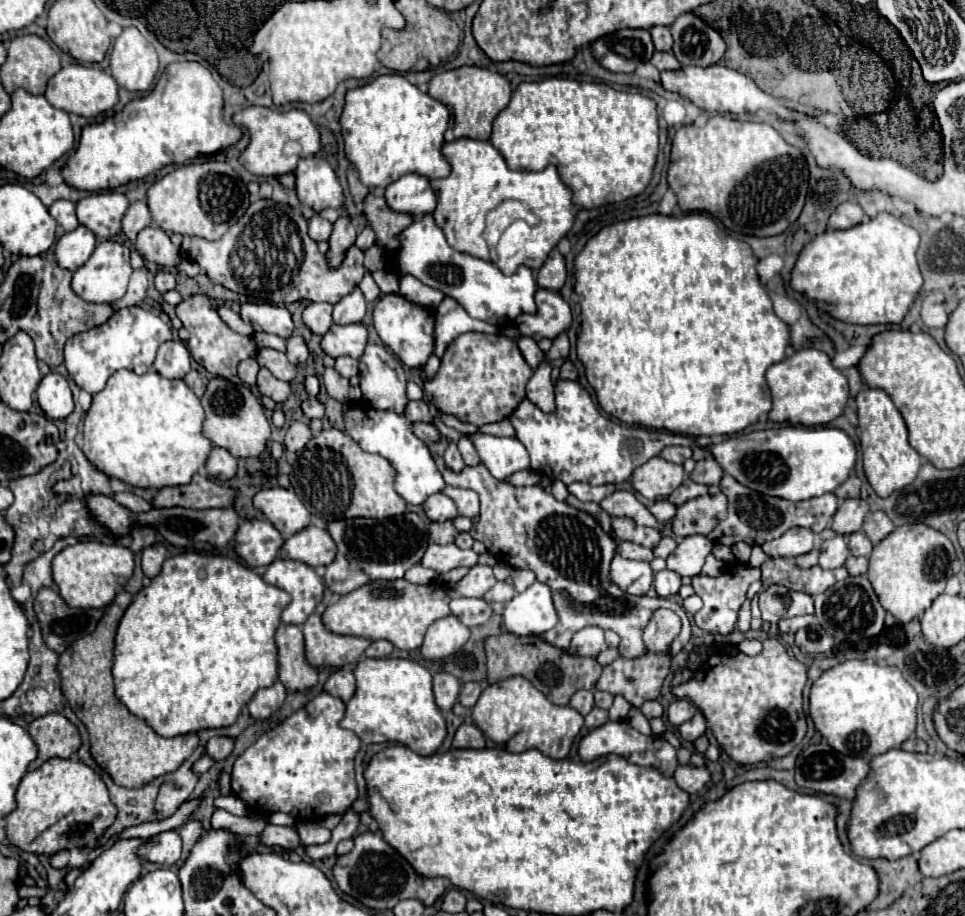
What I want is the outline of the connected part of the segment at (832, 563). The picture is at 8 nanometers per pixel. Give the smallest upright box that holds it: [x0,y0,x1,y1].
[819,536,849,570]

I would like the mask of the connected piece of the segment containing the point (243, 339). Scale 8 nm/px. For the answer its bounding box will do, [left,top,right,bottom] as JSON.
[175,294,257,378]

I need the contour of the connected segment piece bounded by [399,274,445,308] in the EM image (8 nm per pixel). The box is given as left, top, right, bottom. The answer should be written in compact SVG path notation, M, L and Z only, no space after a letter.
M409 274L401 276L399 294L405 294L405 298L409 298L411 302L421 302L421 306L433 306L433 308L437 308L439 302L445 298L445 294L419 282L415 276L409 276Z

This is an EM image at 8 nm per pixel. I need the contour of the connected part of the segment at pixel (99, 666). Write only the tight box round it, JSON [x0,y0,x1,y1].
[59,590,199,788]

